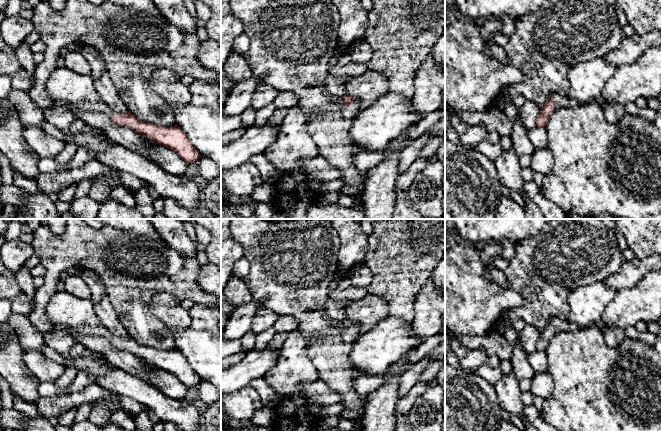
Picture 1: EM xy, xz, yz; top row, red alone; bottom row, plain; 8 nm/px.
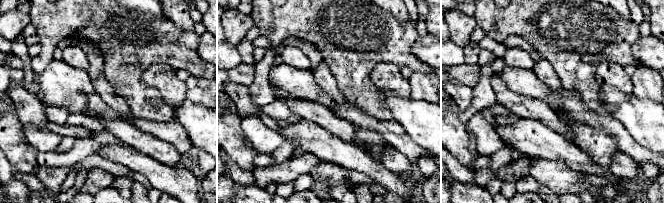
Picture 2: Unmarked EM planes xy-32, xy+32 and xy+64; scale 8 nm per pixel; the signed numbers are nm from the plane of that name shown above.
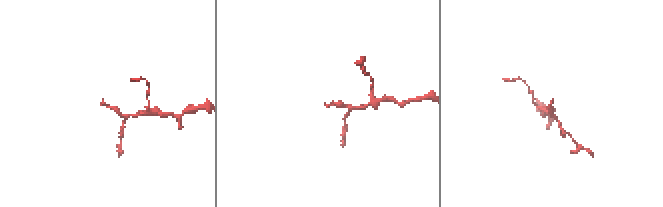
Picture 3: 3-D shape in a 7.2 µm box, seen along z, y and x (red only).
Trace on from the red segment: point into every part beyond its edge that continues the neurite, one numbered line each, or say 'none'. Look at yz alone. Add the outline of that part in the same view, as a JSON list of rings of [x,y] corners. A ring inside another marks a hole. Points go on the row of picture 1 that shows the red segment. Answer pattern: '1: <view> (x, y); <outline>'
1: yz (561, 100); [[[557,95],[557,96],[553,96],[553,98],[556,101],[556,107],[576,108],[581,105],[575,99],[569,98],[567,95]]]

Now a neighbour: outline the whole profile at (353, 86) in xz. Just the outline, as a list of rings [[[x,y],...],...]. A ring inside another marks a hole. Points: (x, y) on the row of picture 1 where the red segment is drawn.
[[[368,70],[365,74],[346,81],[345,90],[346,95],[360,100],[362,111],[388,93],[388,81],[382,73]]]

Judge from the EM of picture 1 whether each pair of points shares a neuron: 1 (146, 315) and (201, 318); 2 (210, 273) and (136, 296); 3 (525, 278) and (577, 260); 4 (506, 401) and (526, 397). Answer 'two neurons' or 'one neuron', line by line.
1: two neurons
2: two neurons
3: one neuron
4: two neurons

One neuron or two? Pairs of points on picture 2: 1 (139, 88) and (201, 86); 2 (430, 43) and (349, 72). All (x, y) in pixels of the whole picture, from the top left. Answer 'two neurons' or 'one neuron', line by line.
1: two neurons
2: two neurons

